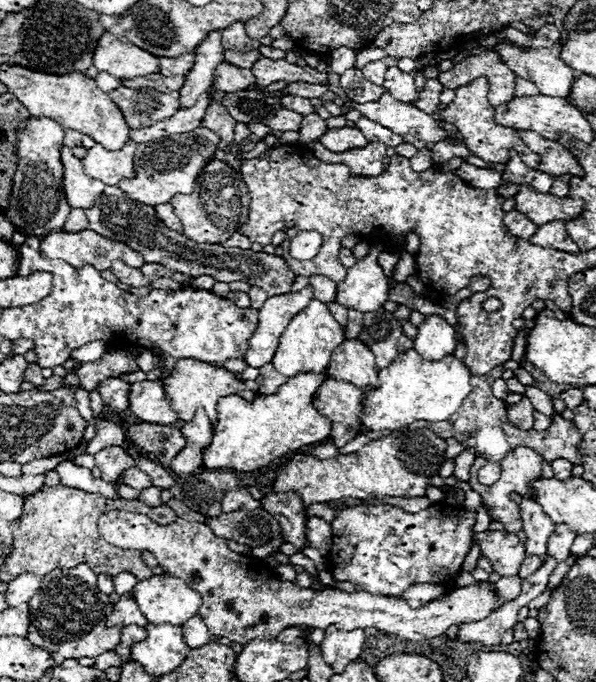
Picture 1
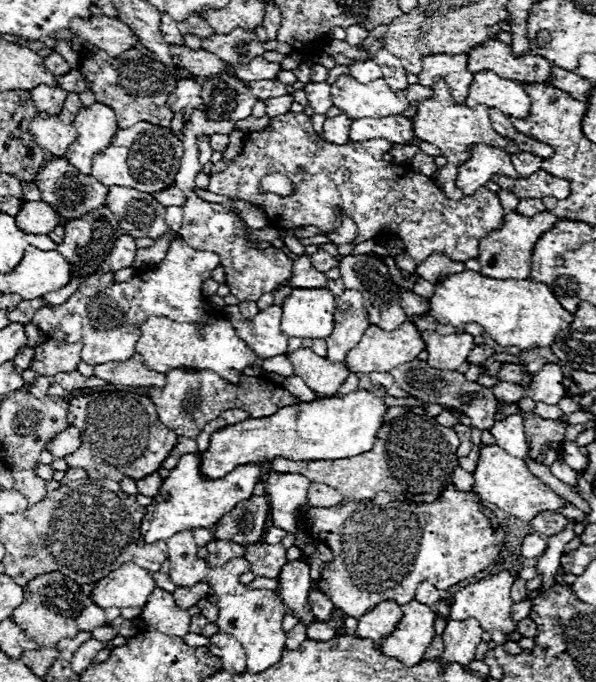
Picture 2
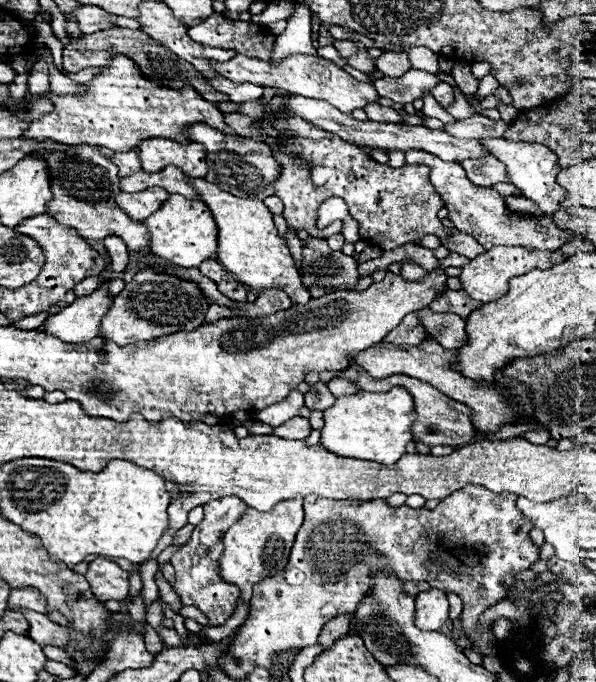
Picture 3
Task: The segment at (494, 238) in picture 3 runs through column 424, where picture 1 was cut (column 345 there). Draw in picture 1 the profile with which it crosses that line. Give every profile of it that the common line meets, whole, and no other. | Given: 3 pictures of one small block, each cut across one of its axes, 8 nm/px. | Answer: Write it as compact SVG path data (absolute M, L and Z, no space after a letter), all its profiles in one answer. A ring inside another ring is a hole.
M310 142L308 150L322 162L344 164L350 168L352 176L378 176L384 172L386 164L386 146L384 144L368 144L366 148L354 148L354 152L330 152L318 142Z

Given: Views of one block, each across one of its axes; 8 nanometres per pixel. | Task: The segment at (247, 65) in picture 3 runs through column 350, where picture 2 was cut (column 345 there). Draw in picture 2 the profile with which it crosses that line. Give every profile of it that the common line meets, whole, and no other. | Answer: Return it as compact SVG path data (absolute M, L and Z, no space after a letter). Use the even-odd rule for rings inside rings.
M340 76L336 84L332 84L332 100L336 108L352 118L398 116L410 106L410 102L396 96L382 78L370 84L360 84L352 76Z

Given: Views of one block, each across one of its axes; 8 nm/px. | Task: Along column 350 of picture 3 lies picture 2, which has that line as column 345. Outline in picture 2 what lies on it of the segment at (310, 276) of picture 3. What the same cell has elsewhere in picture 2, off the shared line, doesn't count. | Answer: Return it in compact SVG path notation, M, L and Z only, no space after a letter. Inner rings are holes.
M360 254L360 256L344 256L338 264L340 268L340 274L342 274L342 282L346 288L350 290L358 290L362 292L364 300L364 308L370 316L370 324L386 330L386 332L392 332L396 330L404 320L406 320L406 314L400 306L400 292L398 292L398 286L392 282L392 276L388 272L388 266L368 254Z

